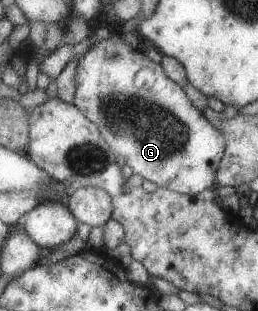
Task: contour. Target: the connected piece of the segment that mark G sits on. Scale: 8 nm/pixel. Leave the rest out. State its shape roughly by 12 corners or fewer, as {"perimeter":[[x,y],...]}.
{"perimeter":[[119,34],[76,62],[72,104],[132,174],[188,196],[226,144]]}

